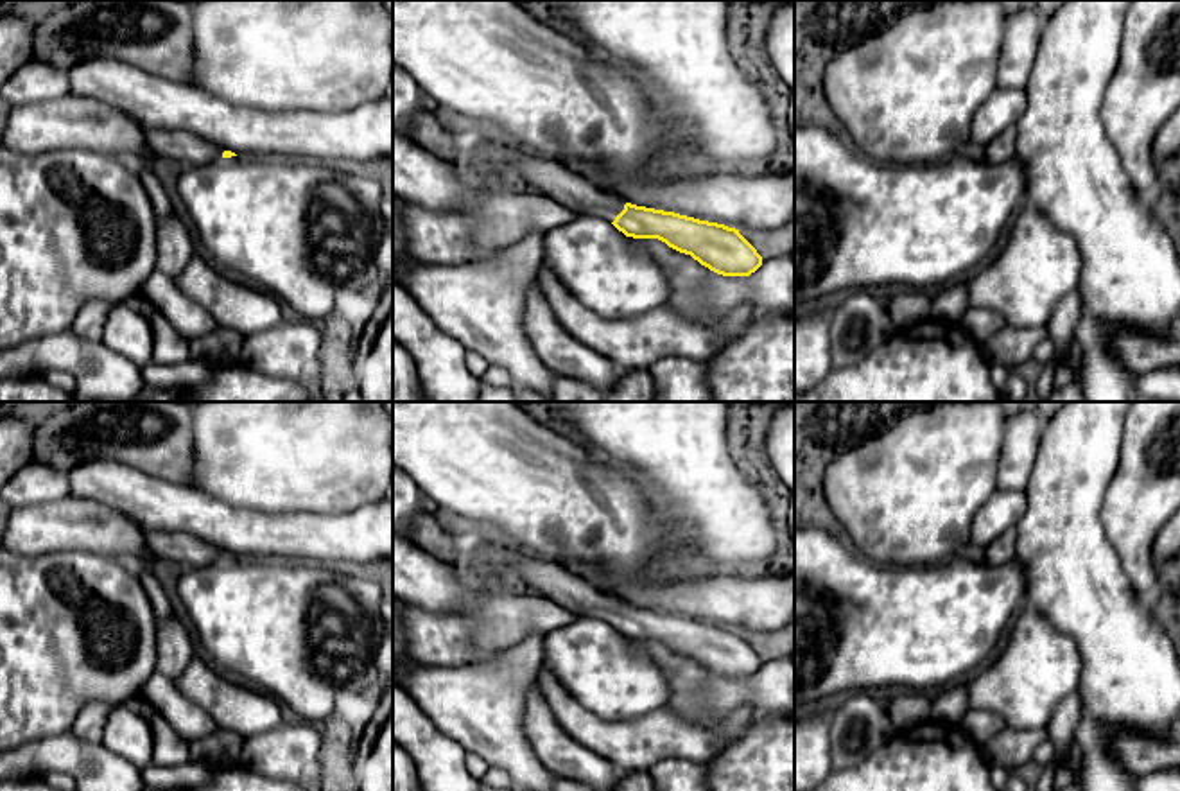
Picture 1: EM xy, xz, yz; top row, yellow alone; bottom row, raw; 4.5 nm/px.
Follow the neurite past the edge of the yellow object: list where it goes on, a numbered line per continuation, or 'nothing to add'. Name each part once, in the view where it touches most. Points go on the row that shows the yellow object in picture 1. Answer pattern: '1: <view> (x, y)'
1: xz (547, 176)

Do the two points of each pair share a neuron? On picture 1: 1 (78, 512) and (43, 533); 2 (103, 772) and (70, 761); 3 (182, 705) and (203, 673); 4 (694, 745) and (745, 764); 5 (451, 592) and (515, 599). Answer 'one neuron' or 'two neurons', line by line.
1: one neuron
2: one neuron
3: two neurons
4: two neurons
5: one neuron

